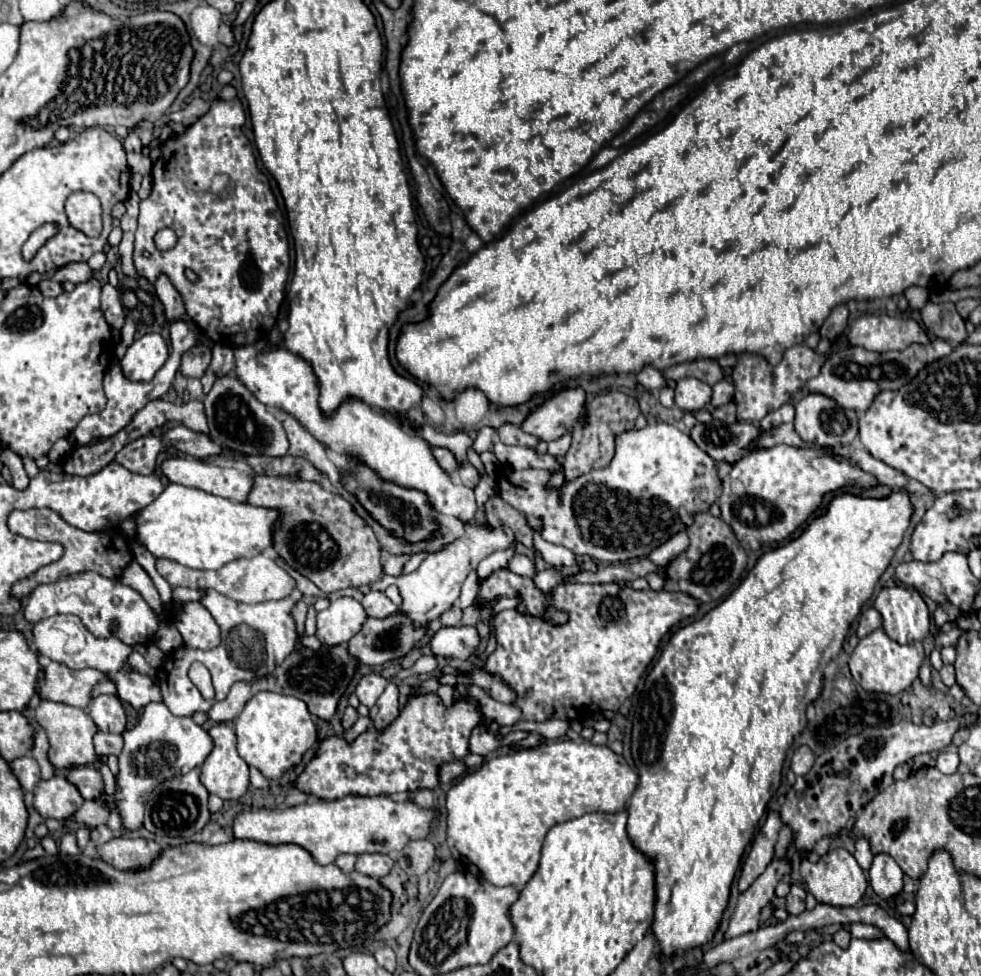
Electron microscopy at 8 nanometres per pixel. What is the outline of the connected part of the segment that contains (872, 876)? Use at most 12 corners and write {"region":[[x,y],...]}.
{"region":[[875,855],[869,883],[881,899],[903,891],[903,871],[889,855]]}

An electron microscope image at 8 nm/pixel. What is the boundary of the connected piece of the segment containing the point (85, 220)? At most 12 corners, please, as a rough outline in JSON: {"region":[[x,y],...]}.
{"region":[[71,193],[69,223],[85,235],[101,233],[101,203],[93,193]]}

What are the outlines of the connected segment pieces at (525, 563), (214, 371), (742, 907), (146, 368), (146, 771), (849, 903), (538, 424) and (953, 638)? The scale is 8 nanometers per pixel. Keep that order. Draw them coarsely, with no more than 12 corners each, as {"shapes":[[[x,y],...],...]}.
{"shapes":[[[515,555],[507,569],[529,577],[533,561],[525,555]],[[213,345],[213,361],[201,377],[203,393],[217,377],[233,375],[233,349]],[[773,859],[739,895],[725,939],[759,929],[761,909],[775,897],[777,883],[791,869]],[[159,333],[137,339],[121,359],[131,381],[151,381],[169,347]],[[145,705],[123,731],[119,791],[101,793],[141,827],[163,781],[203,765],[213,741],[191,717]],[[851,853],[817,863],[803,855],[801,875],[819,903],[855,907],[869,885]],[[561,389],[521,429],[553,441],[585,413],[585,391]],[[955,621],[949,632],[935,636],[937,649],[956,645],[963,631]]]}

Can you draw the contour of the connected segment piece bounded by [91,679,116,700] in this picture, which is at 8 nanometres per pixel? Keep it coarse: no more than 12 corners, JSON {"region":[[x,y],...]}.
{"region":[[109,679],[95,685],[91,699],[101,694],[115,694],[116,687]]}

